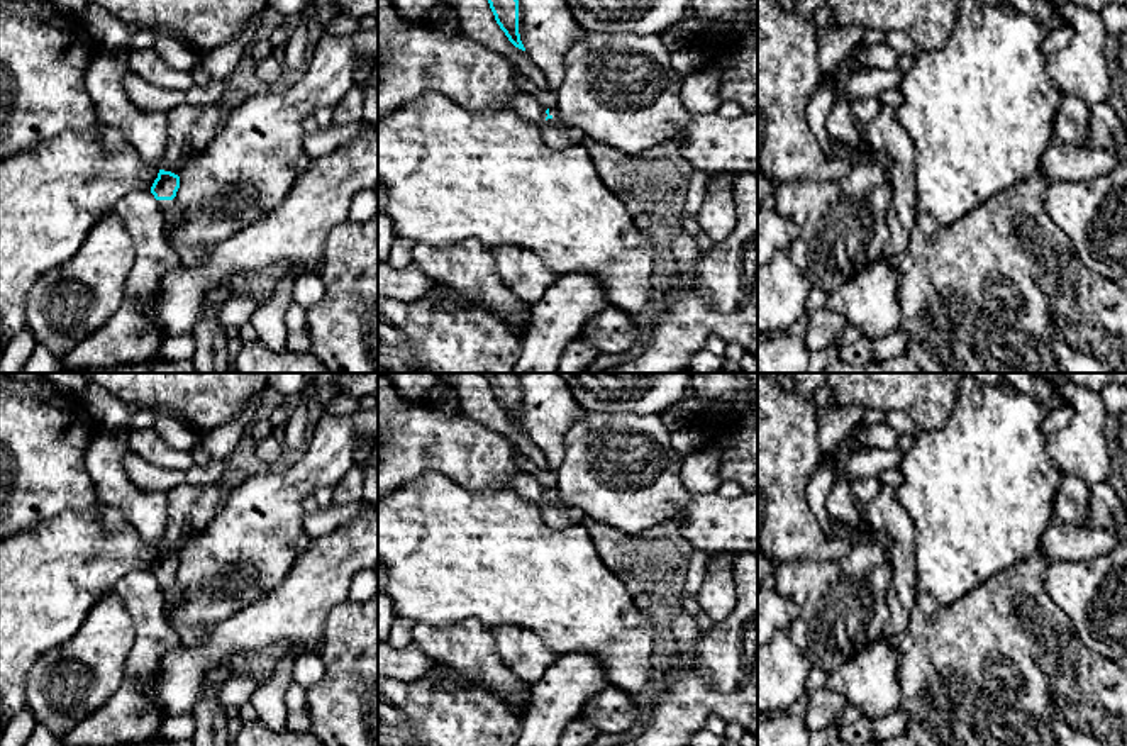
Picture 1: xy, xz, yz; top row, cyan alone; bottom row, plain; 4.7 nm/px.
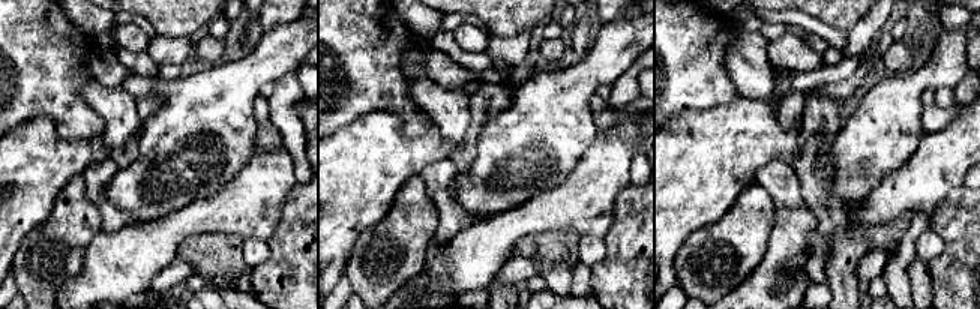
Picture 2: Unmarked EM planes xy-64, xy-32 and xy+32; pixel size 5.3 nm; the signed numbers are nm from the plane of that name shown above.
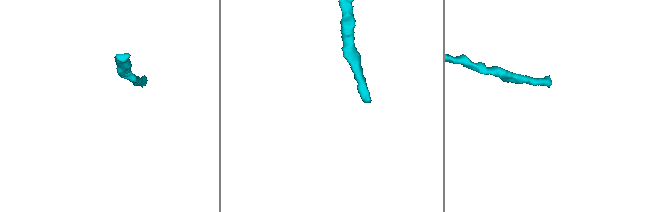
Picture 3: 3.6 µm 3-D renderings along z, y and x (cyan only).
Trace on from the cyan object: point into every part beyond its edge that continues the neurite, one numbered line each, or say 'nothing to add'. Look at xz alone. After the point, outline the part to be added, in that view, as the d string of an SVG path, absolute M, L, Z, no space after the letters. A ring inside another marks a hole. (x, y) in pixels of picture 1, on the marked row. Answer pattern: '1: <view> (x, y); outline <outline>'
1: xz (558, 136); outline M549 109L549 119L539 129L544 142L552 149L564 149L568 146L581 144L586 134L581 129L568 127L556 119L556 109Z

